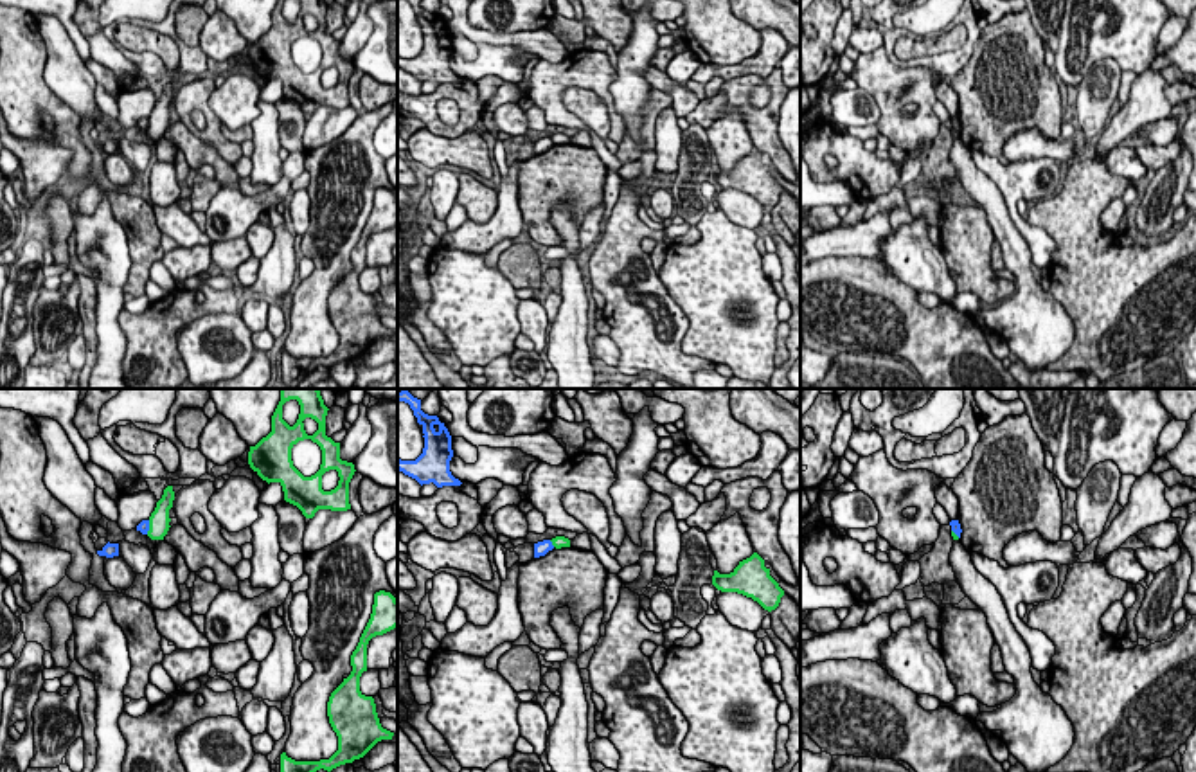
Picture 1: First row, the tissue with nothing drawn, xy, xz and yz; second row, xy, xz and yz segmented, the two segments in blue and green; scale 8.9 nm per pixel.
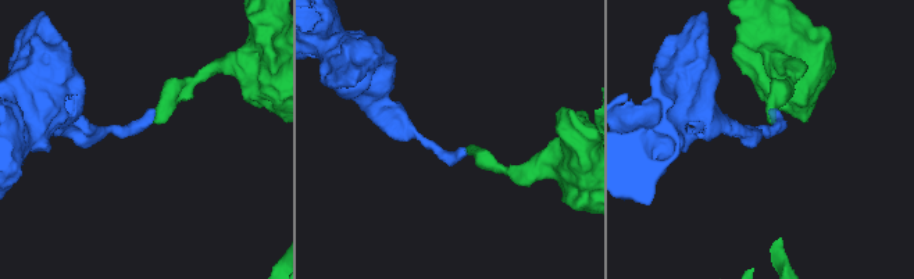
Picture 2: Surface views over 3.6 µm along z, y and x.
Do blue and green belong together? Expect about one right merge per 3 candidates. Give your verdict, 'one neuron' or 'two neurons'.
two neurons

